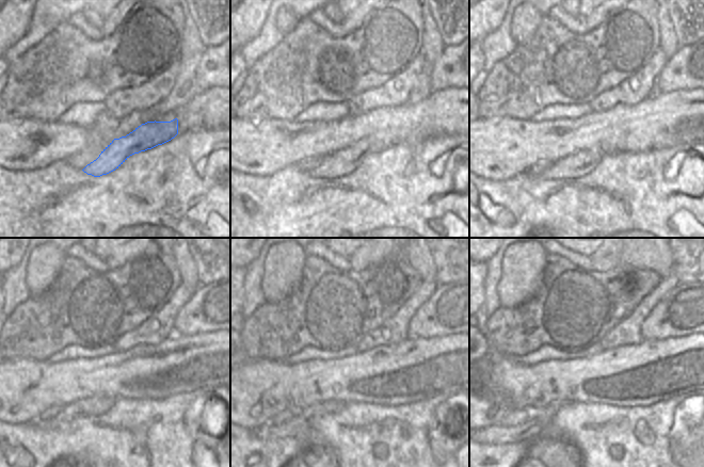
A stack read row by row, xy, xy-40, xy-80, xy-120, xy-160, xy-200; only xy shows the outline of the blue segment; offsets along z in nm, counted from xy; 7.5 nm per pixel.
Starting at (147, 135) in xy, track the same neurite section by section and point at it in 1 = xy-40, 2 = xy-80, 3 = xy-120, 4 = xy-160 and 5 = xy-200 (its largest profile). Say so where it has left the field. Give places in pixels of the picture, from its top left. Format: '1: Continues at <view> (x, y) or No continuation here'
1: Continues at xy-40 (340, 163)
2: Continues at xy-80 (574, 166)
3: Continues at xy-120 (96, 405)
4: Continues at xy-160 (298, 423)
5: Continues at xy-200 (532, 429).

